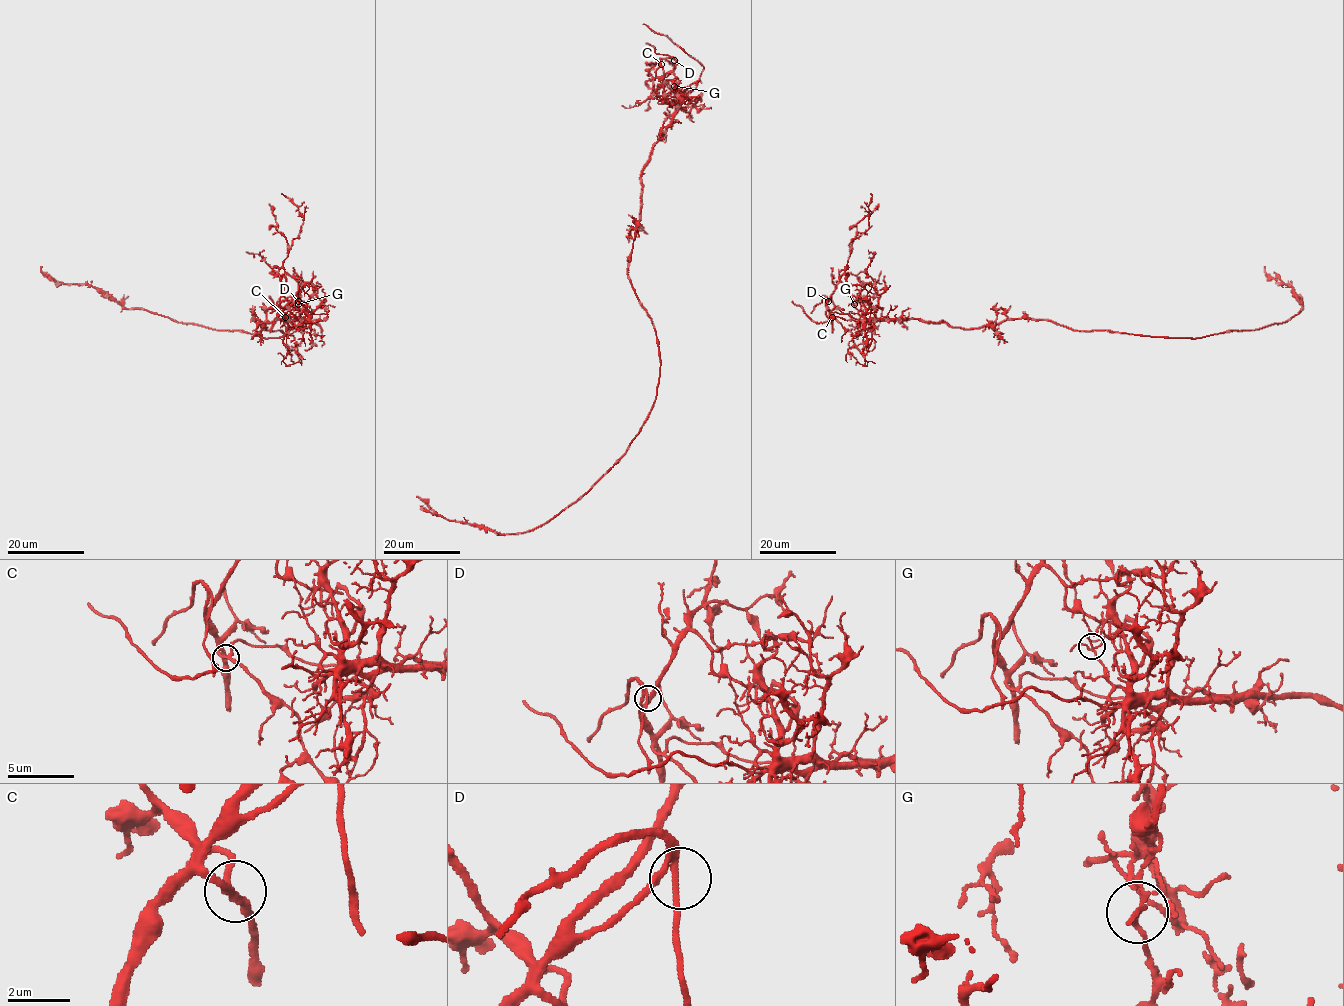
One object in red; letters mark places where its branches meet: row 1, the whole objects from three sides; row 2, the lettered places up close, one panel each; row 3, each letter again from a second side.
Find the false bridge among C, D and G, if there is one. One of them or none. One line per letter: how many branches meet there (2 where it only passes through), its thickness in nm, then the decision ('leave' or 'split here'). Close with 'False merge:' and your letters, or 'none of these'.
C: branches 3; calibre 240 nm; leave
D: branches 3; calibre 170 nm; leave
G: branches 3; calibre 120 nm; split here
False merge: G

